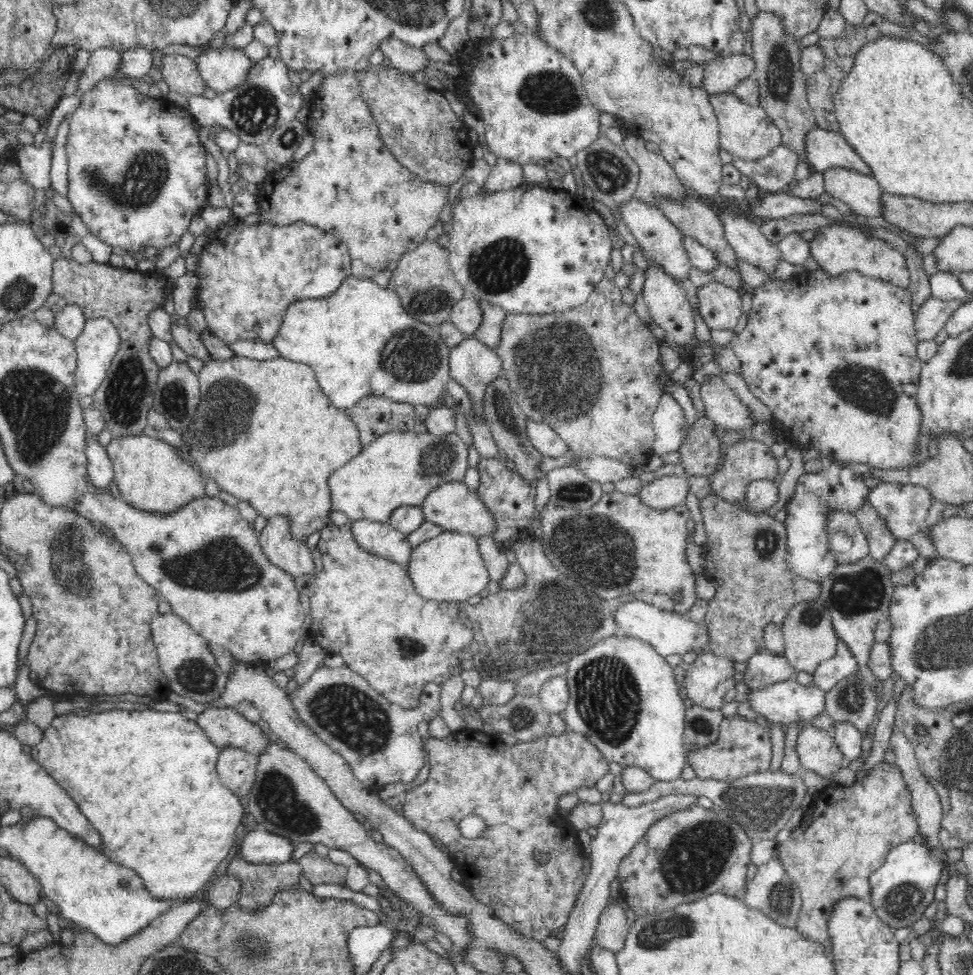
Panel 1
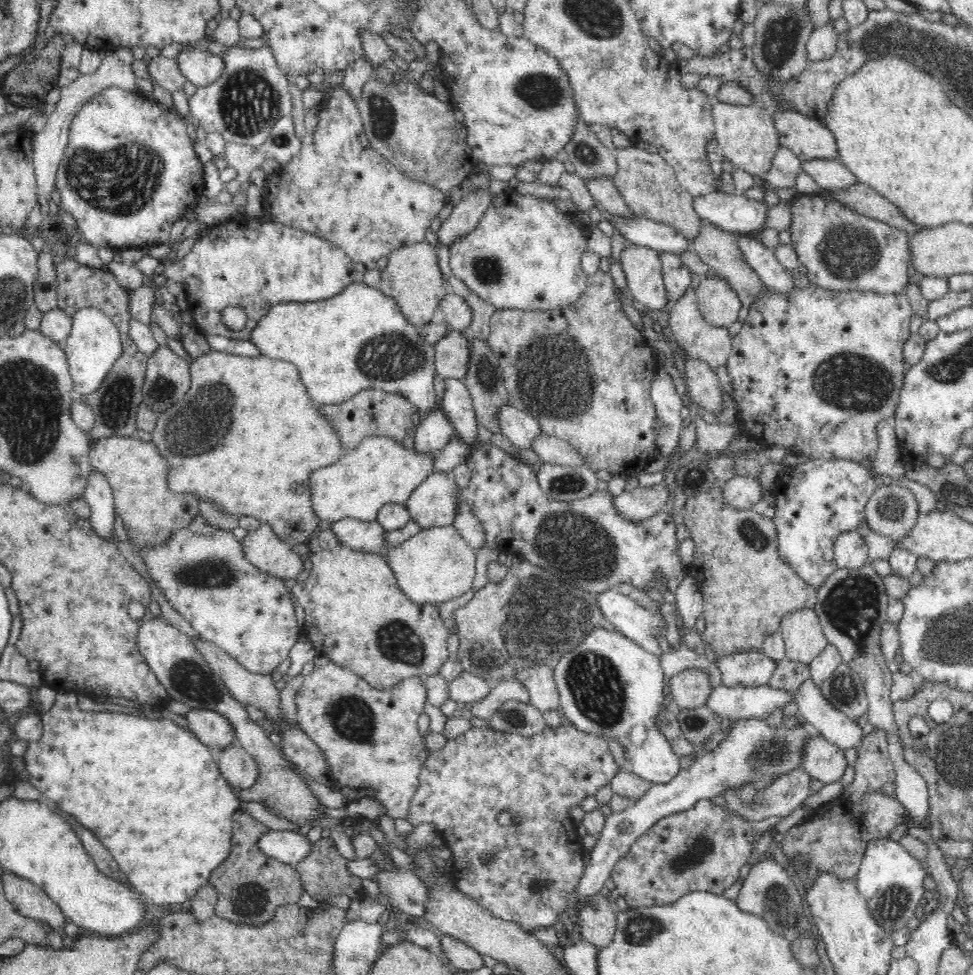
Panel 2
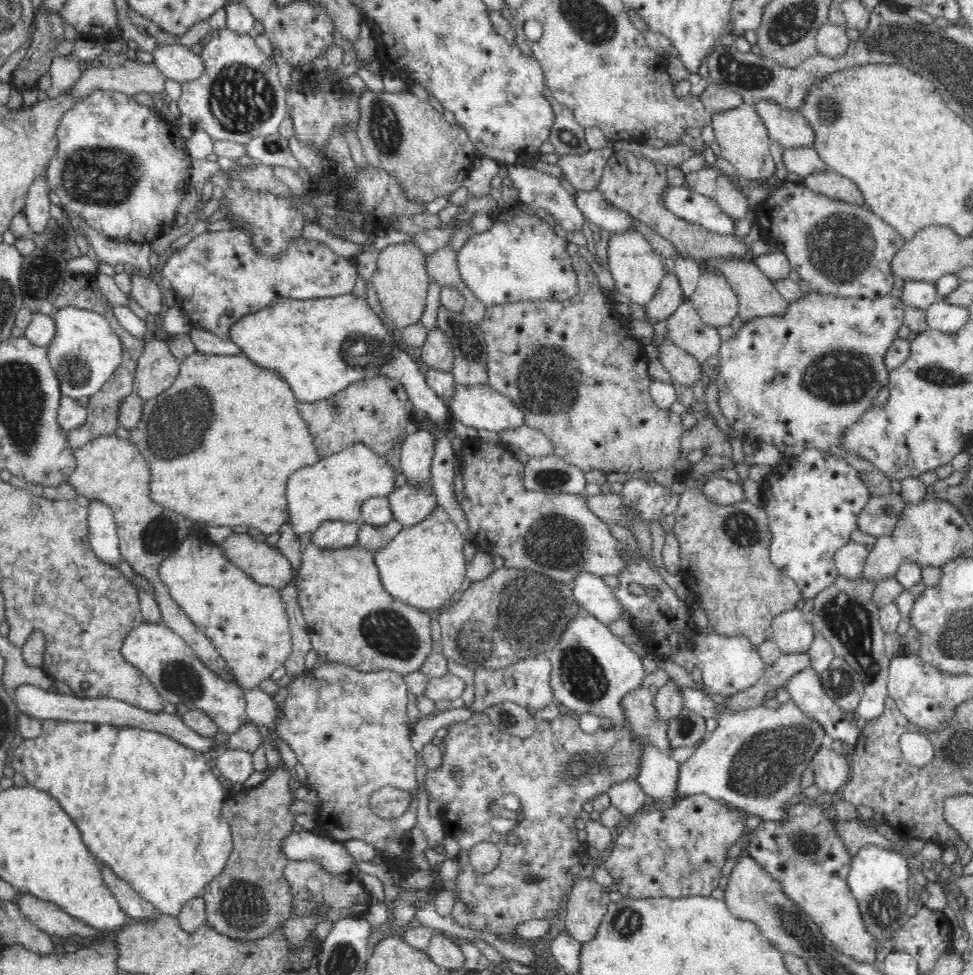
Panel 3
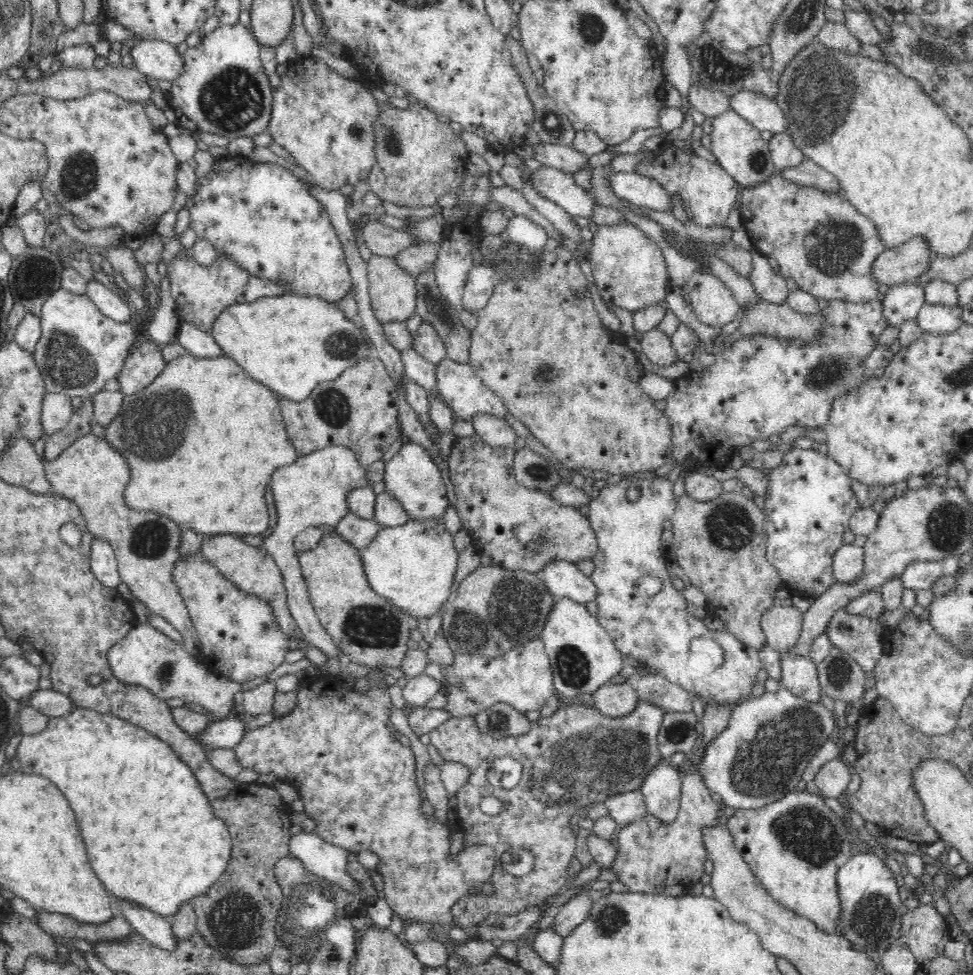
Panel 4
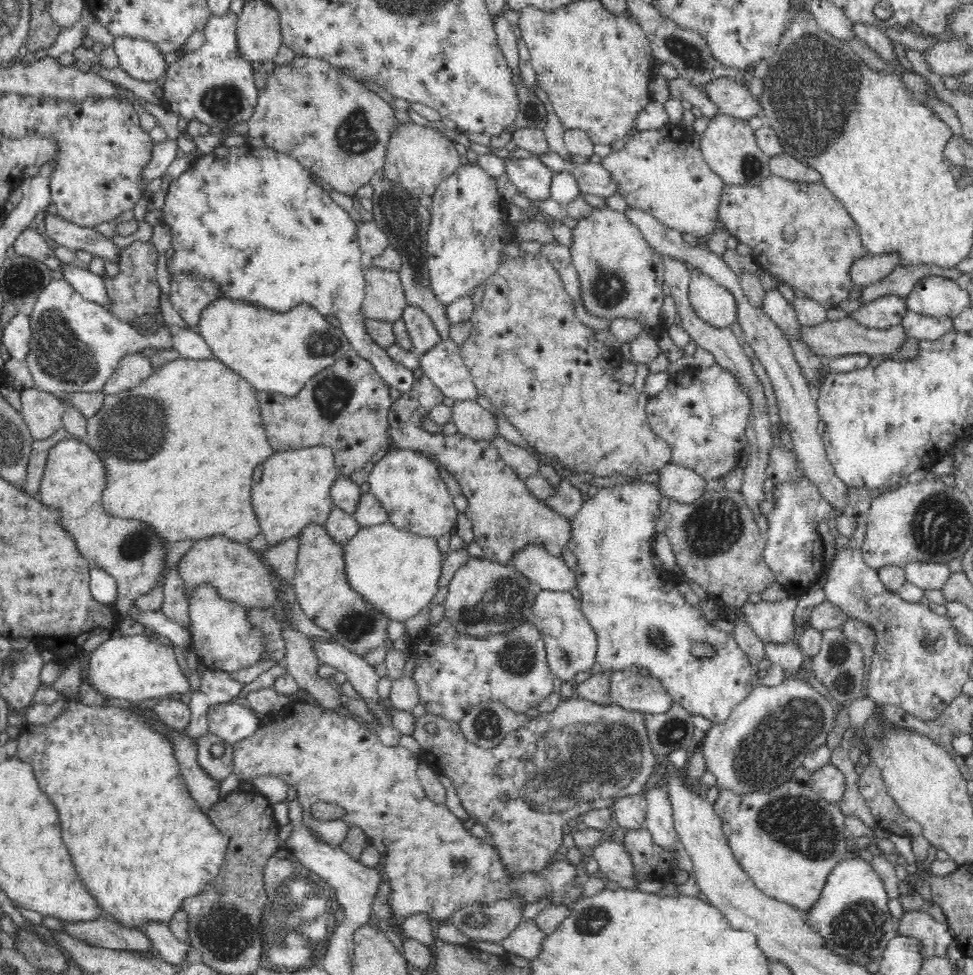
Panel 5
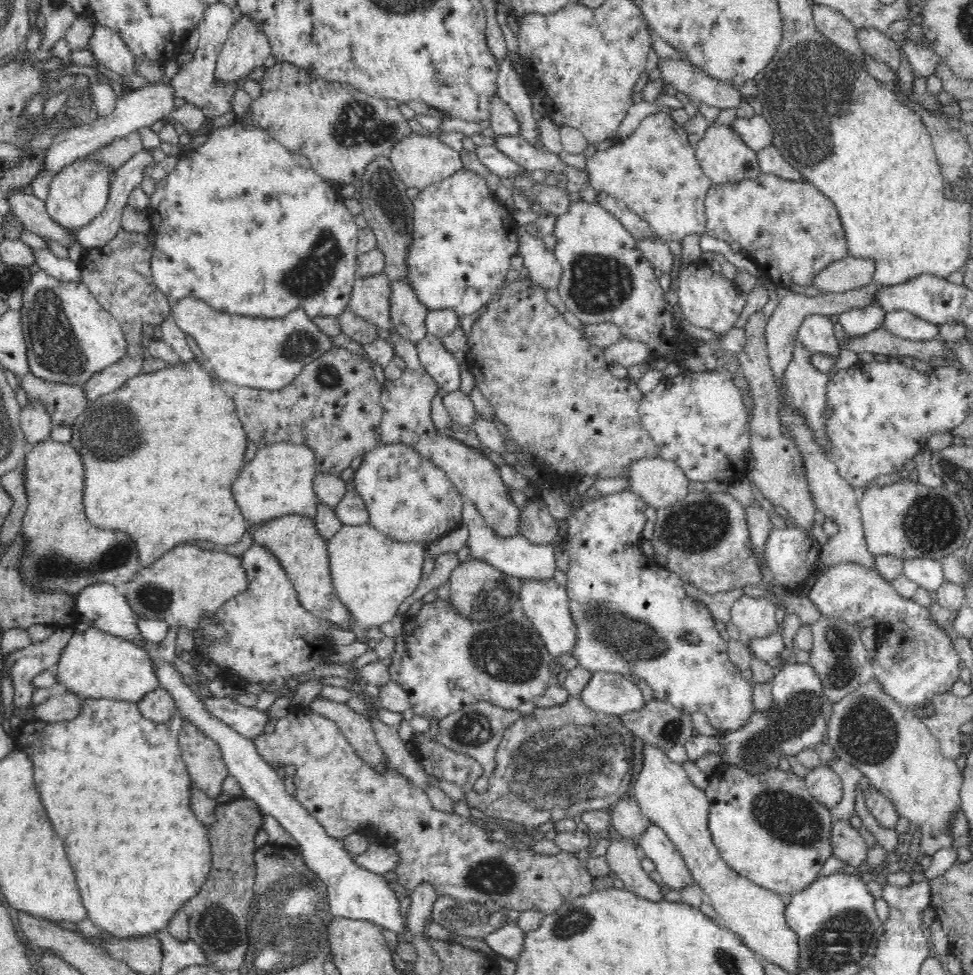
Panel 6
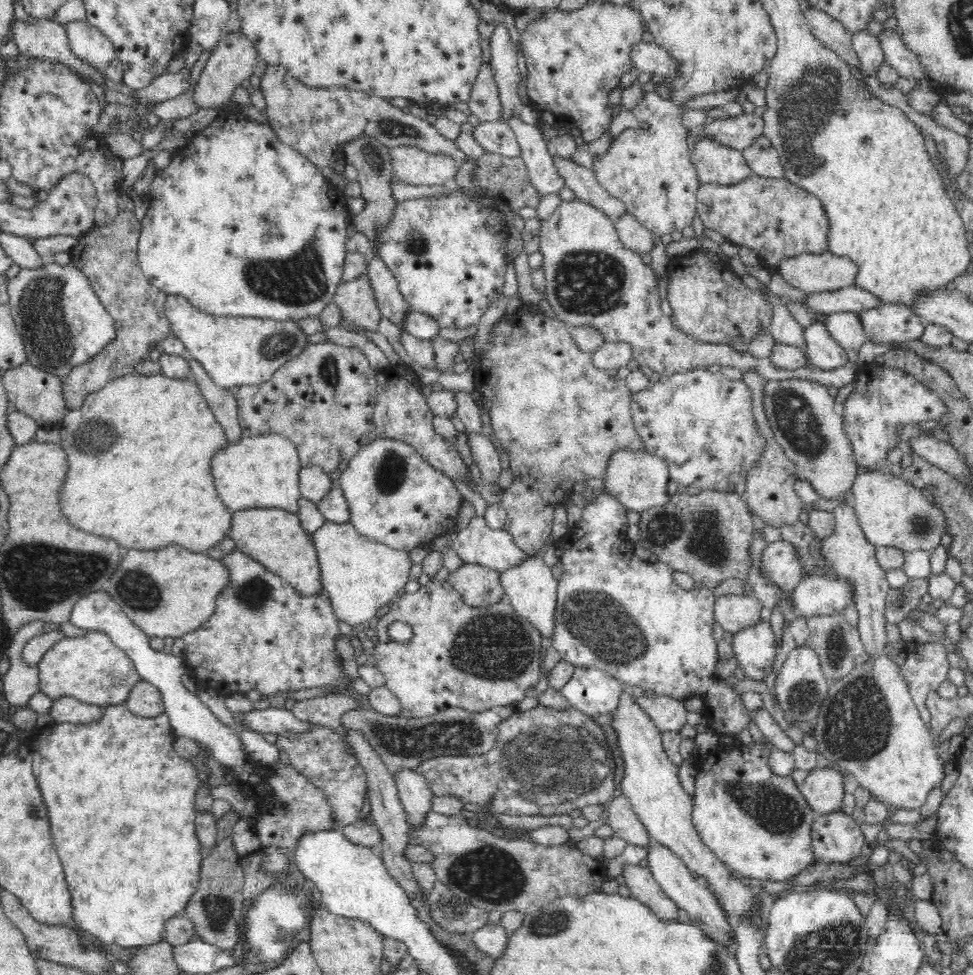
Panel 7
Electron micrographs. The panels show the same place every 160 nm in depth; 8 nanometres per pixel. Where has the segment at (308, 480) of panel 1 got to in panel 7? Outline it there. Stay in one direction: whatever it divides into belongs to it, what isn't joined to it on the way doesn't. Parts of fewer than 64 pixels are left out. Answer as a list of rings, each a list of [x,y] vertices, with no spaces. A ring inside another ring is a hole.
[[[135,372],[123,377],[117,377],[108,382],[99,392],[91,393],[84,400],[82,406],[73,408],[62,416],[59,429],[61,439],[58,445],[66,452],[67,473],[66,478],[58,488],[58,506],[66,519],[72,522],[76,528],[98,536],[106,536],[116,540],[124,549],[134,550],[158,550],[169,545],[178,545],[195,553],[206,553],[214,544],[218,544],[226,538],[230,527],[231,511],[222,502],[216,488],[214,480],[210,480],[210,460],[219,452],[220,448],[226,448],[228,437],[224,433],[224,428],[218,423],[212,409],[208,407],[203,393],[193,379],[177,380],[169,378],[164,373],[150,376],[142,376]]]

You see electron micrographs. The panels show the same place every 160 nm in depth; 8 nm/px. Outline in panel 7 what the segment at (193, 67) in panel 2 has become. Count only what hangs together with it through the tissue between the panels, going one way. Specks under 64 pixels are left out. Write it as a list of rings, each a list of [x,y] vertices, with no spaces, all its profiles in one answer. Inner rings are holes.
[[[76,20],[63,26],[69,47],[78,58],[103,72],[110,66],[112,60],[116,60],[114,45],[95,26],[88,24],[87,21]]]

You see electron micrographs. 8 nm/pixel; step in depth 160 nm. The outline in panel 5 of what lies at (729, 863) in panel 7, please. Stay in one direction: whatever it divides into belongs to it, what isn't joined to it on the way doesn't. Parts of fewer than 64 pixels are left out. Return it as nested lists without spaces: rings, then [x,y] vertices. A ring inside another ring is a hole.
[[[796,779],[782,782],[770,792],[736,793],[730,788],[720,788],[718,792],[715,812],[723,823],[722,831],[735,860],[762,892],[805,912],[818,900],[830,872],[850,855],[845,817],[839,806],[823,800],[807,783]]]

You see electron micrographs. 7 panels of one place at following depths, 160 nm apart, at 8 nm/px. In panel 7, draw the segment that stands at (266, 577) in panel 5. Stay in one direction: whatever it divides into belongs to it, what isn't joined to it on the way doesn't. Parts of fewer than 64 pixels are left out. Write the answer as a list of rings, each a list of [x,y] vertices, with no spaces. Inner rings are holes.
[[[178,545],[158,550],[124,549],[114,574],[104,590],[134,626],[148,638],[182,637],[201,627],[214,614],[215,601],[226,588],[230,571],[218,559]]]

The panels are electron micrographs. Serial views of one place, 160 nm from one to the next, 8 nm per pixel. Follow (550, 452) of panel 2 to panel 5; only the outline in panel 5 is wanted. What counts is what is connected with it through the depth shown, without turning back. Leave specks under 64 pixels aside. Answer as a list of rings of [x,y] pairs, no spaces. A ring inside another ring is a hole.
[[[476,401],[455,402],[451,420],[456,424],[458,432],[476,440],[490,441],[498,433],[494,415]]]

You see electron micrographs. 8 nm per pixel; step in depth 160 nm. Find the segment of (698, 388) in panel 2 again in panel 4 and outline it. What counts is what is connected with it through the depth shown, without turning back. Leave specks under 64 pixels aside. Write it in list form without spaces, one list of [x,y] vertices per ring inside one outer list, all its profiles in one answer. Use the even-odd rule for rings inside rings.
[[[658,328],[644,333],[640,344],[642,345],[643,354],[654,365],[667,369],[667,367],[680,361],[673,350],[671,338]]]

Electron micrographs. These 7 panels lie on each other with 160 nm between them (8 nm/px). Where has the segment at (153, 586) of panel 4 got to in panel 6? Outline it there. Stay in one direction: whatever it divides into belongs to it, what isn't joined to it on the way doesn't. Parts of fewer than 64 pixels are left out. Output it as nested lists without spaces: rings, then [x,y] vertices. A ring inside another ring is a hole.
[[[53,439],[42,440],[29,447],[23,464],[23,486],[26,487],[27,508],[20,532],[28,538],[28,556],[21,564],[21,573],[27,584],[34,588],[56,588],[66,586],[57,592],[66,591],[67,596],[78,596],[79,592],[92,583],[110,583],[114,586],[130,581],[141,568],[138,563],[138,549],[134,540],[126,532],[94,528],[83,514],[82,506],[82,458],[70,443],[61,443]]]

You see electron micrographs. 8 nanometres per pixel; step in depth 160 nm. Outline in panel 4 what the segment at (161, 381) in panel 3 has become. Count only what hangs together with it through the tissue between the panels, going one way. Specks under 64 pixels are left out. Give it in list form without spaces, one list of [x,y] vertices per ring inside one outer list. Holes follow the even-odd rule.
[[[141,342],[140,347],[127,356],[123,370],[117,375],[120,392],[126,396],[146,389],[166,366],[160,345]]]

